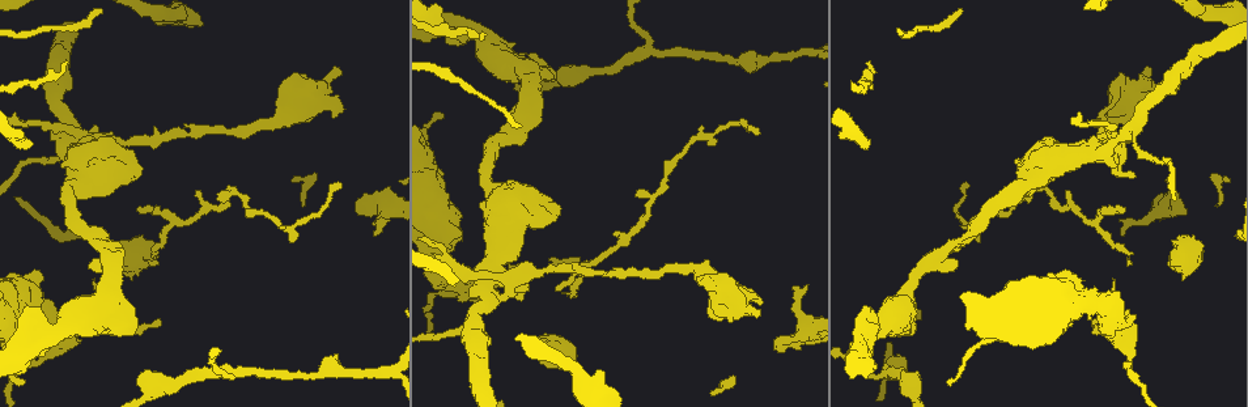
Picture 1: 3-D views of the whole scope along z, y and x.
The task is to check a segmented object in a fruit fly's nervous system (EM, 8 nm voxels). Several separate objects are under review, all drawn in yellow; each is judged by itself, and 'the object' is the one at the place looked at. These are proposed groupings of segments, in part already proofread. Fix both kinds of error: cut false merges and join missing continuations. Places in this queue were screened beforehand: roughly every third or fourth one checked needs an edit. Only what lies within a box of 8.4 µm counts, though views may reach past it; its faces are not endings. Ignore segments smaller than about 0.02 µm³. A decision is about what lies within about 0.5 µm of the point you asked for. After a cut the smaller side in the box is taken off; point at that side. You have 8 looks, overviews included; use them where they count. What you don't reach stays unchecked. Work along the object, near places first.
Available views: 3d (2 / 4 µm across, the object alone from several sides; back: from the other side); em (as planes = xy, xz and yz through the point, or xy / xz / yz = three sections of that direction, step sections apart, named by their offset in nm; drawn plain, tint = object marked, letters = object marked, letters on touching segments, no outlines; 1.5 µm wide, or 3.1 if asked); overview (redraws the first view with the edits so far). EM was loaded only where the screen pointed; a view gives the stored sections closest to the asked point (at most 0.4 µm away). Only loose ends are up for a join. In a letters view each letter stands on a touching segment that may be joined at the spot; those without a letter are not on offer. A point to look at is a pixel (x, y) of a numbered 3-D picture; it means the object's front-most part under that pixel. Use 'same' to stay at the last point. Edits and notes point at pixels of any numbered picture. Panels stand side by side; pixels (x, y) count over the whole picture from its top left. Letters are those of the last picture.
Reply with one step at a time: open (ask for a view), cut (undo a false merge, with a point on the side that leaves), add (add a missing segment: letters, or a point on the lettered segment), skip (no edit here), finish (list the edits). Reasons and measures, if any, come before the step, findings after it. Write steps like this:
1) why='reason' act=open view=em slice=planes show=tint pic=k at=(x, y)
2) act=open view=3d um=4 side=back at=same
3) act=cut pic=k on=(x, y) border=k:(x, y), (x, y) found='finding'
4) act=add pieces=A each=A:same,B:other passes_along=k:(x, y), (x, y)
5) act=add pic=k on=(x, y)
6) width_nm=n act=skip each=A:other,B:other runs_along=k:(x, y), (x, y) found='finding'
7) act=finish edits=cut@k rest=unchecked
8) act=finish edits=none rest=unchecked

why='narrows sharply' act=open view=em slice=planes show=letters pic=1 at=(603, 275)

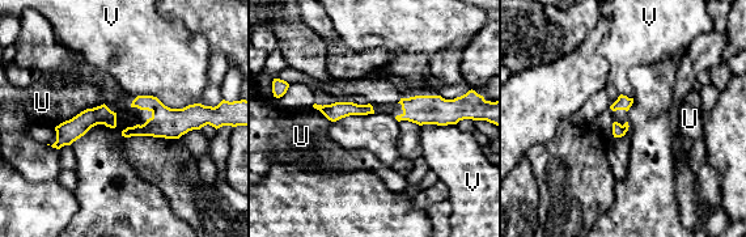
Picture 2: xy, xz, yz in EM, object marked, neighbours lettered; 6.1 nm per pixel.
longest_contact=V:400nm act=skip each=U:other,V:other border=2:(136, 96), (199, 104) found='continuous, no second neuron'

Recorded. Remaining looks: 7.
why='free end' act=open view=3d um=4 pic=1 at=(639, 188)

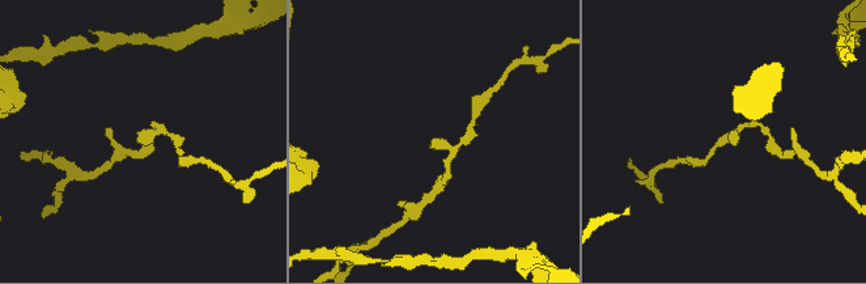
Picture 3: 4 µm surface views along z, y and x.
why='now the EM' act=open view=em slice=planes show=letters pic=3 at=(732, 140)

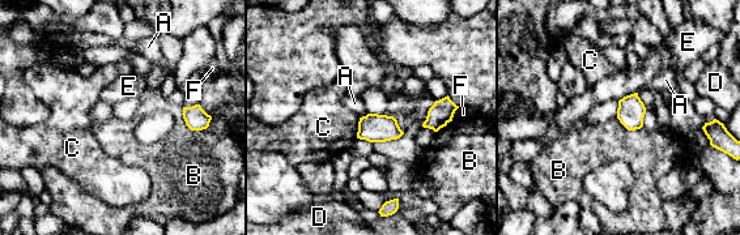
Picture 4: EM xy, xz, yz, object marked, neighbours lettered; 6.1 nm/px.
width_nm=170 act=skip each=A:other,B:other,C:other,D:other,E:other,F:other border=4:(182, 114), (191, 129), (207, 128) found='none of them fits'

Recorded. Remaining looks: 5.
act=open view=em slice=xz step=4 show=letters pic=1 at=(867, 306)

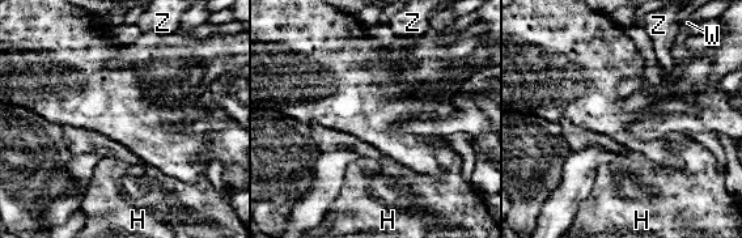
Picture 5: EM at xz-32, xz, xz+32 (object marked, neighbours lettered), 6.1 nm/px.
why='cut it another way' act=open view=em slice=planes show=letters at=same

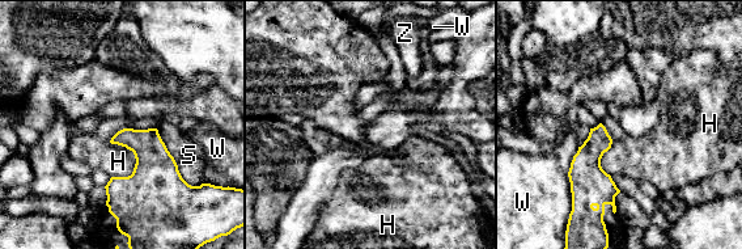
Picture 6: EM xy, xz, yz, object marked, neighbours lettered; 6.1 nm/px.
width_nm=150 act=skip each=H:other,S:other,W:other,Z:other border=6:(111, 143), (132, 152), (130, 176) found='none of them fits'

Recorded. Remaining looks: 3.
act=finish edits=none rest=unchecked

